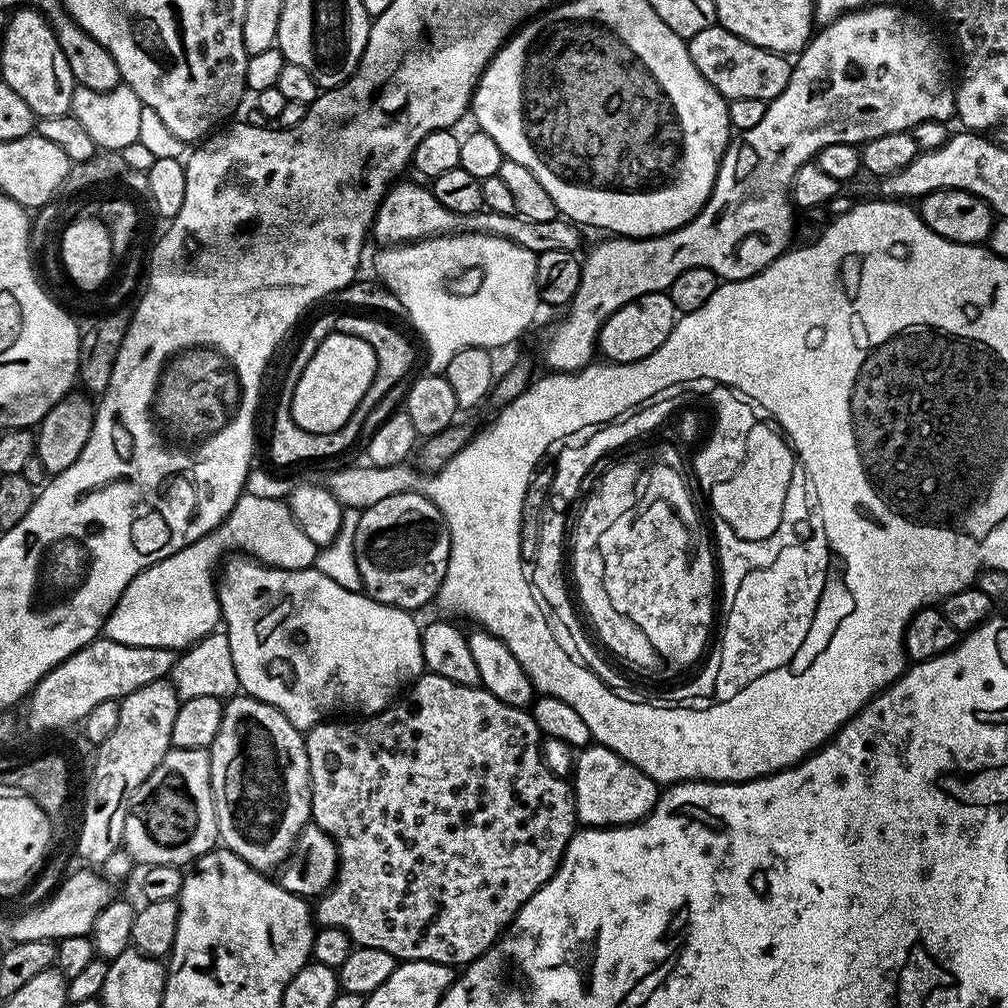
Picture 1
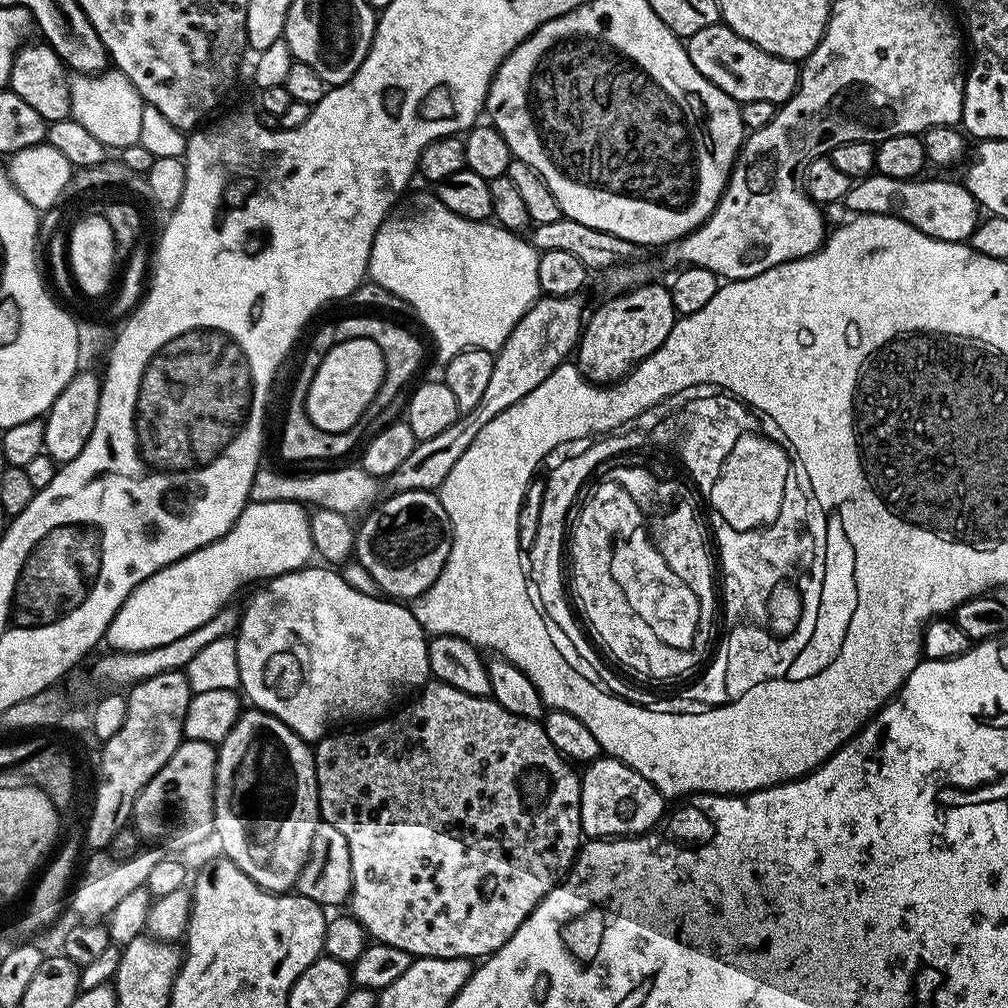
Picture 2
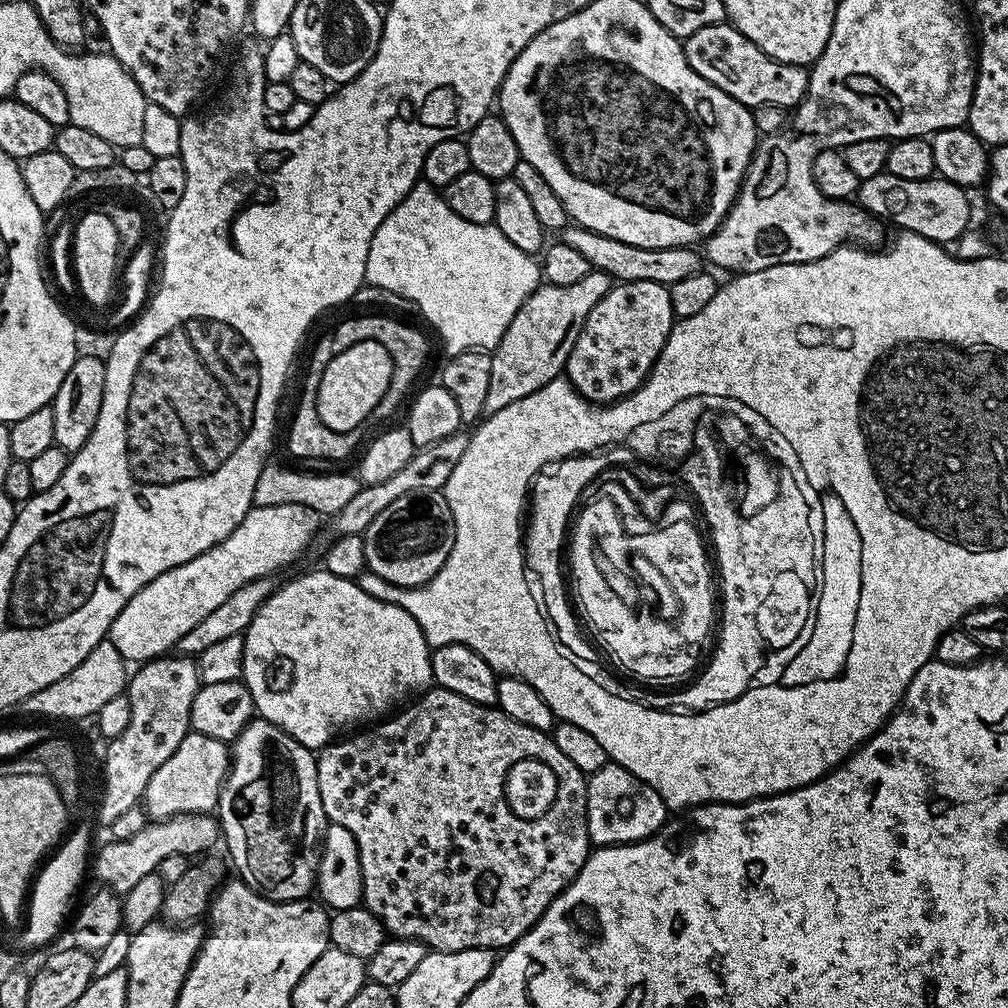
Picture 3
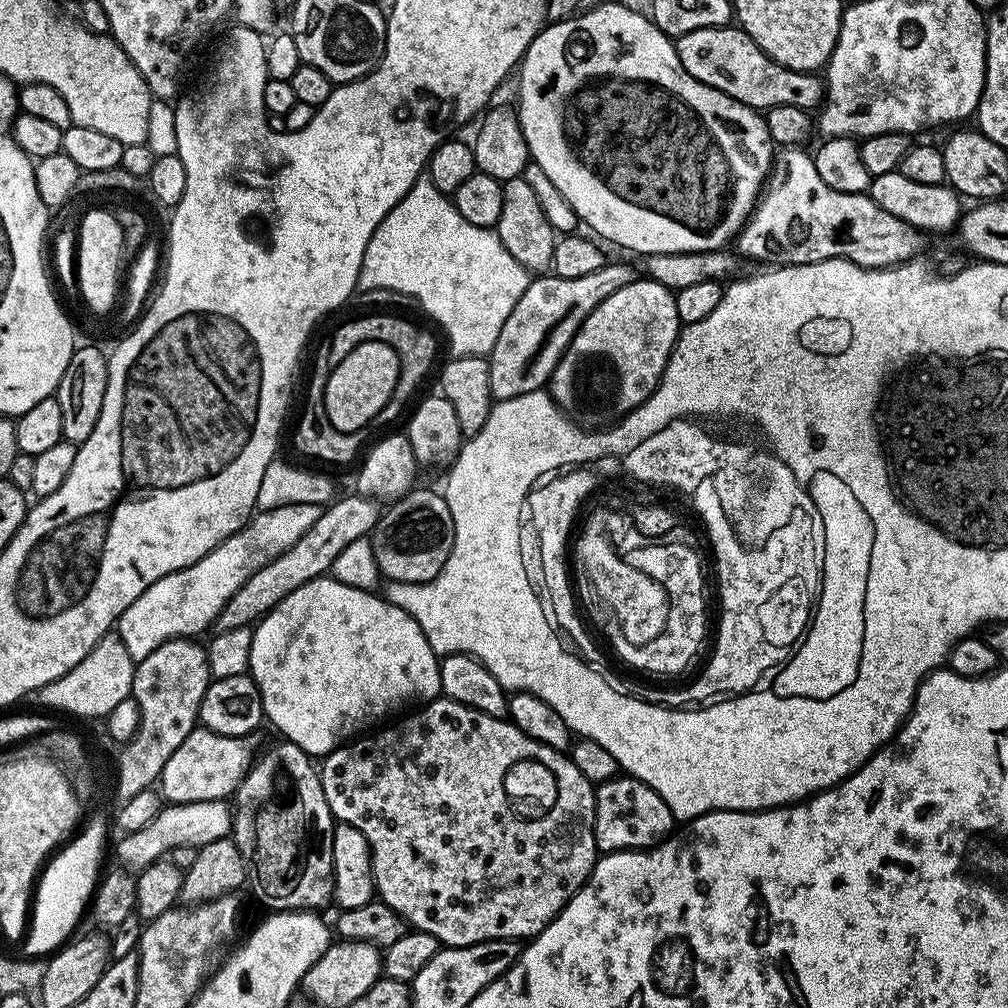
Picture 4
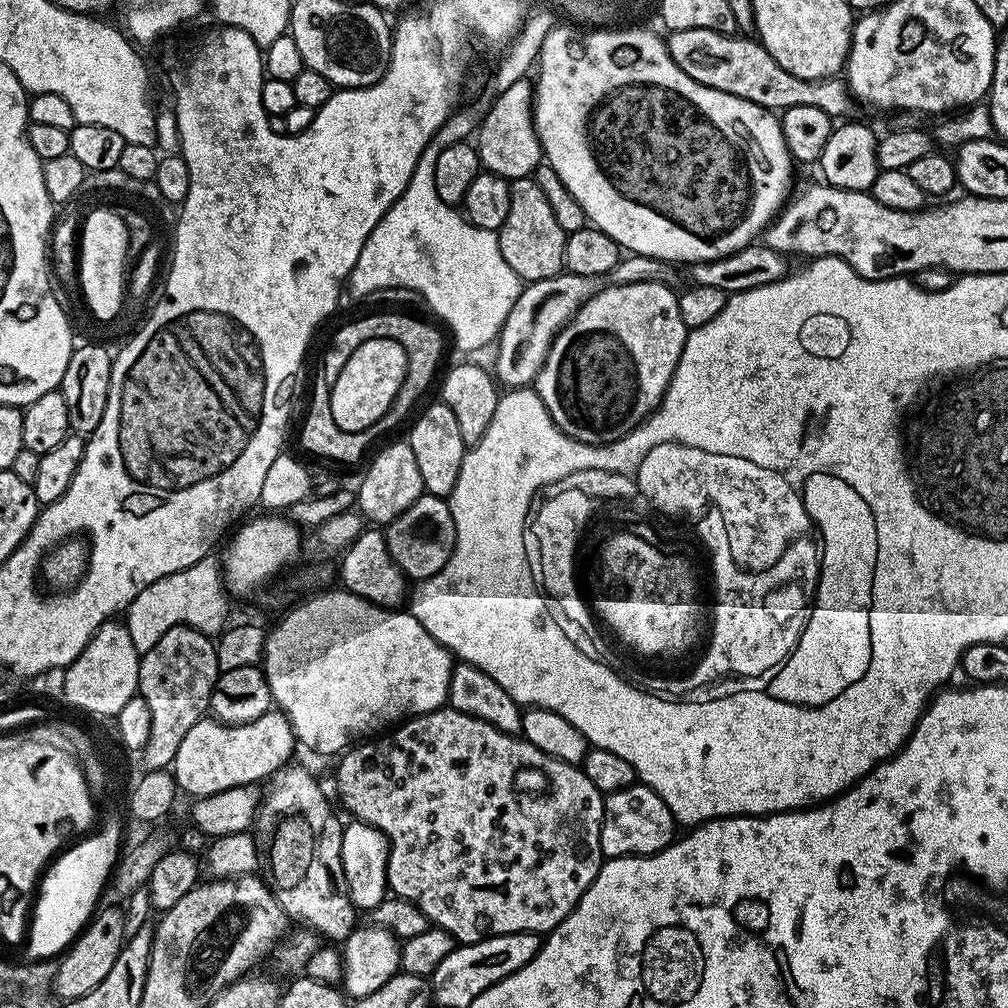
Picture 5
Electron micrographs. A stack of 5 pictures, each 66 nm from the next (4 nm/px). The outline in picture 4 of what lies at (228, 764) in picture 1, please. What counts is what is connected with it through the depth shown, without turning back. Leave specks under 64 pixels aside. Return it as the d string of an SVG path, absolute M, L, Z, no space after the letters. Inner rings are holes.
M281 739L279 743L266 749L261 756L259 753L258 762L253 763L243 782L236 787L230 836L248 863L251 883L260 887L256 892L257 898L268 910L324 910L320 908L328 903L331 905L334 900L334 817L326 802L326 794L322 794L322 782L313 757L307 756L297 744L291 744L286 739Z

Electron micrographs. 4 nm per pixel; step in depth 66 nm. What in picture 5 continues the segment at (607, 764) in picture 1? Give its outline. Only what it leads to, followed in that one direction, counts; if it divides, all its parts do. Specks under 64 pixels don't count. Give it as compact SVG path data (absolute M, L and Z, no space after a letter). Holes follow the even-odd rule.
M637 782L605 795L604 820L600 823L600 845L605 857L653 856L673 843L676 831L678 825L672 811L647 784Z

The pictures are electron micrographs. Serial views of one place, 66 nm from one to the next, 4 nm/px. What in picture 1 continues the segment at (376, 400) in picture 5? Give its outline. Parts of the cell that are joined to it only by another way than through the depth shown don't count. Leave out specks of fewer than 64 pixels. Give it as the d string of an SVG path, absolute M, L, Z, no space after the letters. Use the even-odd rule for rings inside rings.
M330 333L302 370L302 378L298 380L293 394L291 416L294 422L302 430L318 435L336 432L340 427L345 426L347 420L354 414L355 408L362 402L363 395L374 382L375 372L376 355L367 342L362 342L362 338L354 338L354 334Z

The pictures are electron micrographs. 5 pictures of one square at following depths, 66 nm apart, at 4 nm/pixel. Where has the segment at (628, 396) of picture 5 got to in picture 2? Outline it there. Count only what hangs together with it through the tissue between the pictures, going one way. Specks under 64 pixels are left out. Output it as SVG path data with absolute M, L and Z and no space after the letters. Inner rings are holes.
M649 282L639 285L631 290L625 290L611 297L596 313L587 317L582 331L578 337L578 351L575 353L574 360L577 360L578 370L587 380L601 386L611 385L619 382L636 367L641 364L654 350L666 342L666 334L676 325L678 314L674 310L674 302L670 298L668 288L665 285Z

